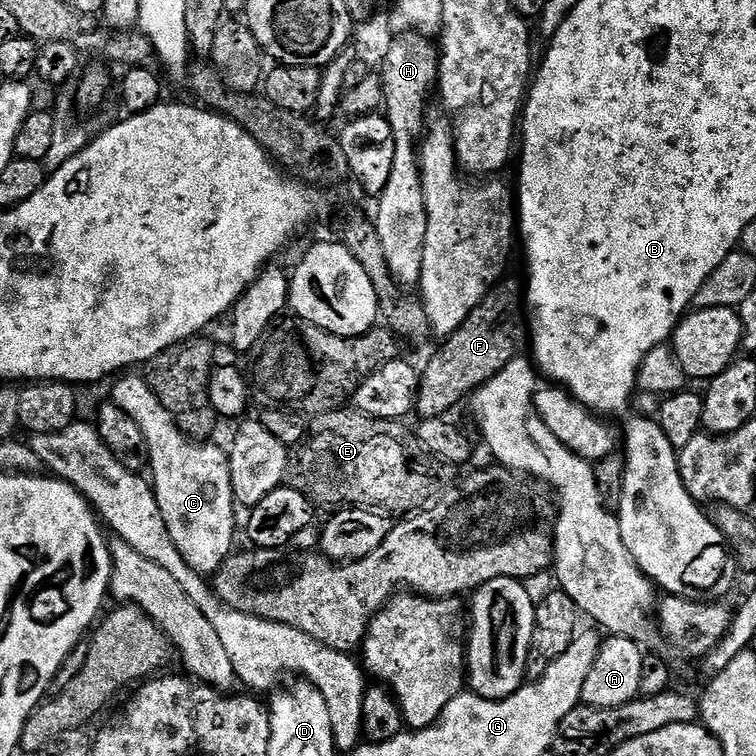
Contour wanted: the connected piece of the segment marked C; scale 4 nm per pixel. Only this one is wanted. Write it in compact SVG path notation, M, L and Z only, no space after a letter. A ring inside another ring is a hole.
M132 374L121 375L115 381L111 403L130 414L138 430L142 430L148 447L146 460L150 468L152 464L150 483L156 491L158 510L162 510L162 522L166 522L178 554L201 576L211 577L233 555L232 543L236 540L238 505L232 495L228 452L213 442L189 440L177 426L175 416L158 402L158 394L150 390L147 379L128 375Z

